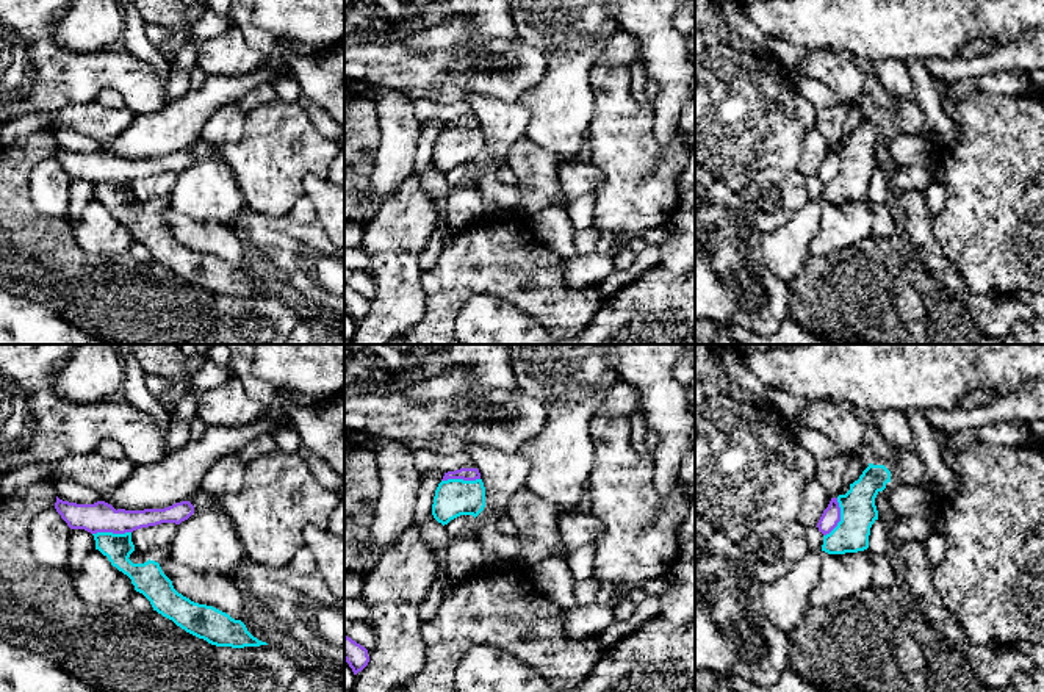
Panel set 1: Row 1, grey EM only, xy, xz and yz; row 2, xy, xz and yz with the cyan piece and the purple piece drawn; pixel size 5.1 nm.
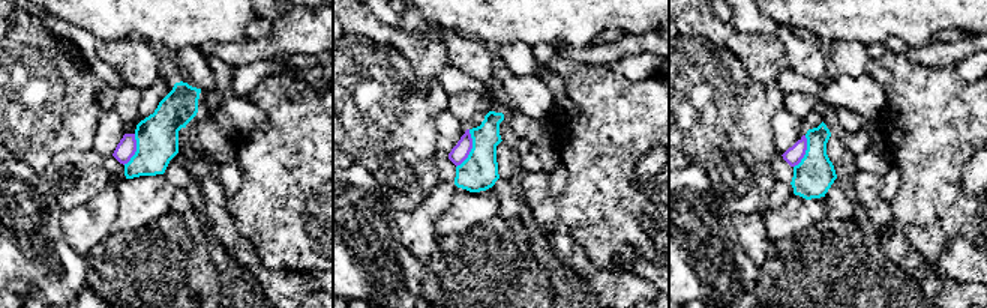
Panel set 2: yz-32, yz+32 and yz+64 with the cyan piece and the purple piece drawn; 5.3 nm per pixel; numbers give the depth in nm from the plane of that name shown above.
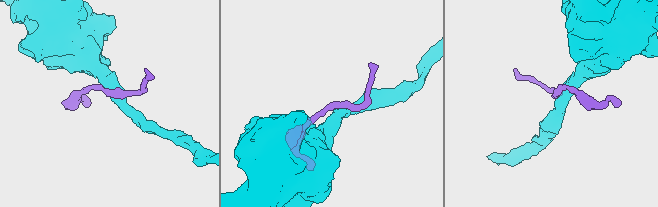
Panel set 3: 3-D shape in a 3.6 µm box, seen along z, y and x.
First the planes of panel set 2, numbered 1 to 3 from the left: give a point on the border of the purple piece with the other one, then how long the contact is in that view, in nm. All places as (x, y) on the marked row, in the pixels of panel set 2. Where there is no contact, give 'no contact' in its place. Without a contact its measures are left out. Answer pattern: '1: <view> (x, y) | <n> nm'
1: yz-32 (137, 150) | 180 nm
2: yz+32 (471, 149) | 220 nm
3: yz+64 (806, 152) | 190 nm

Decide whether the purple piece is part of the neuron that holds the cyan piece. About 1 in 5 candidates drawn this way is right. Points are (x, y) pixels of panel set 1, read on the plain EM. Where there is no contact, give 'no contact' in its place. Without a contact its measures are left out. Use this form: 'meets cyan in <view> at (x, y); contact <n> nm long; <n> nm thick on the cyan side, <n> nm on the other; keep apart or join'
meets cyan in yz at (841, 168); contact 220 nm long; 190 nm thick on the cyan side, 100 nm on the other; keep apart

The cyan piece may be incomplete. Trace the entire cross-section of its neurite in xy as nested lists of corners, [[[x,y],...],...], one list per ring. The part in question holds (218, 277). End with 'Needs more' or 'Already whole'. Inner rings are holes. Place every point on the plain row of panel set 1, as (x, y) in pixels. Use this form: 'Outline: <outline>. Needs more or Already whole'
Outline: [[[97,182],[92,185],[95,199],[131,229],[135,240],[150,250],[153,260],[172,269],[186,282],[216,296],[244,297],[268,294],[254,287],[241,269],[235,269],[213,255],[194,252],[178,243],[158,211],[149,208],[144,213],[133,213],[128,208],[135,200],[131,182]]]. Already whole

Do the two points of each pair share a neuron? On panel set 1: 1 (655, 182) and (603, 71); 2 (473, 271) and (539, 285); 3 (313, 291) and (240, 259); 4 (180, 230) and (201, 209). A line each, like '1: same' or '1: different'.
1: same
2: same
3: different
4: different

